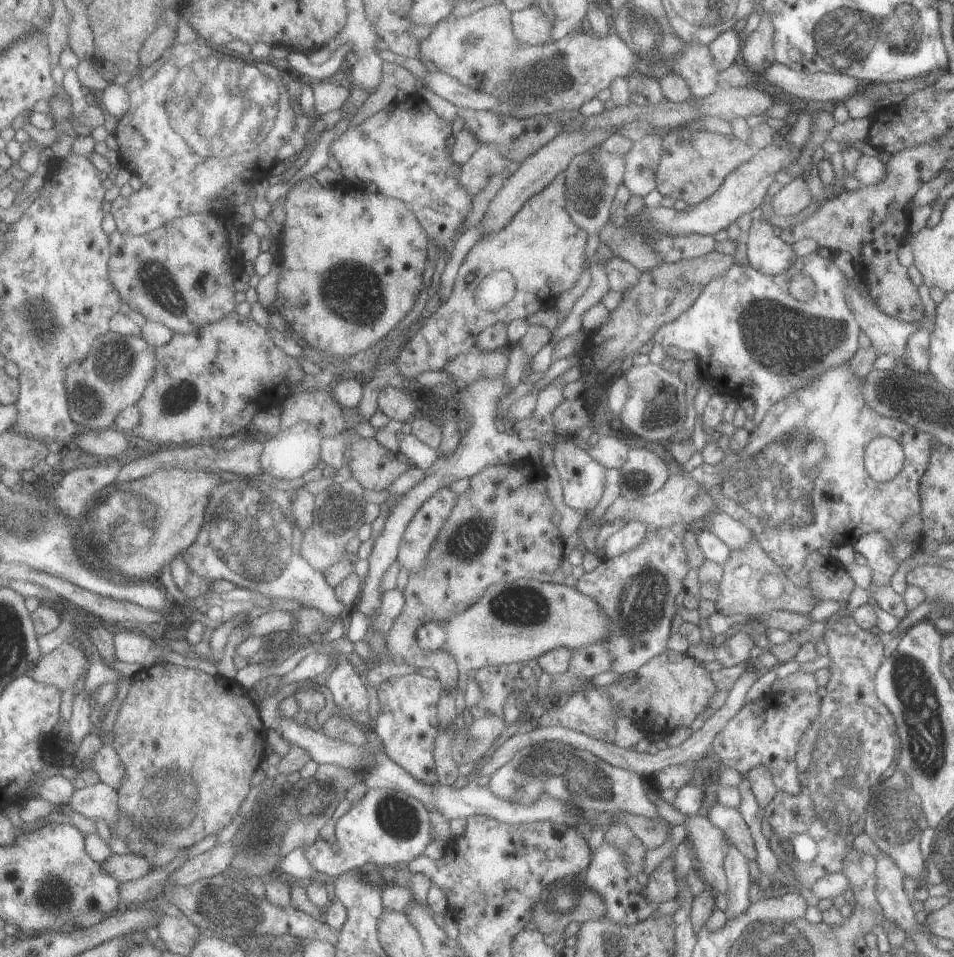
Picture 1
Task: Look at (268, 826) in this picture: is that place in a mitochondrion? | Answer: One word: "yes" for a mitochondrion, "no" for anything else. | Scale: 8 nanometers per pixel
yes

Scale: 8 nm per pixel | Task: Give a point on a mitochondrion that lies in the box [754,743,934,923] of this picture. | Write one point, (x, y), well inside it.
(895, 811)

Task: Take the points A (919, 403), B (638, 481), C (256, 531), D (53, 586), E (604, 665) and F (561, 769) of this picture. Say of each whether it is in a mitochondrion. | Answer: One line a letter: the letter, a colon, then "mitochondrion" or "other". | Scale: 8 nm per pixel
A: mitochondrion
B: mitochondrion
C: mitochondrion
D: other
E: other
F: mitochondrion

